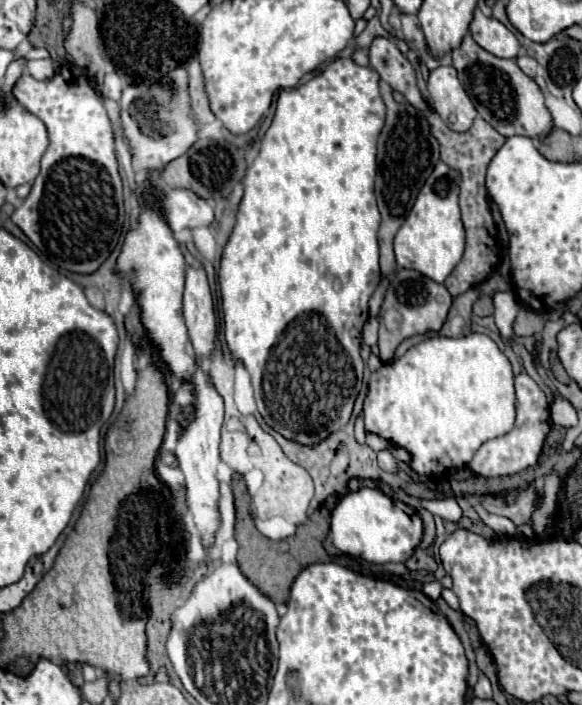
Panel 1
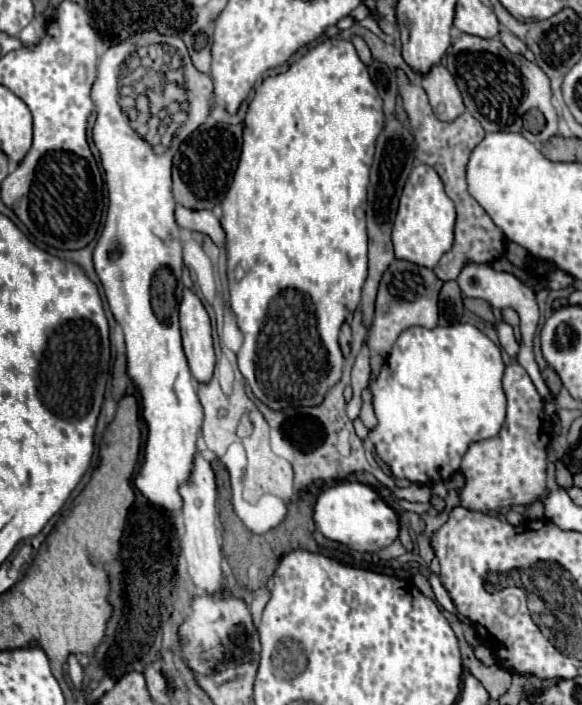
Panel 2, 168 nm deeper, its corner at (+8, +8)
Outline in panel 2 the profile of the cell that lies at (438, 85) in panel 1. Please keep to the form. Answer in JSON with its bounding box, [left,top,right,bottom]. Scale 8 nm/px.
[421,65,465,121]

